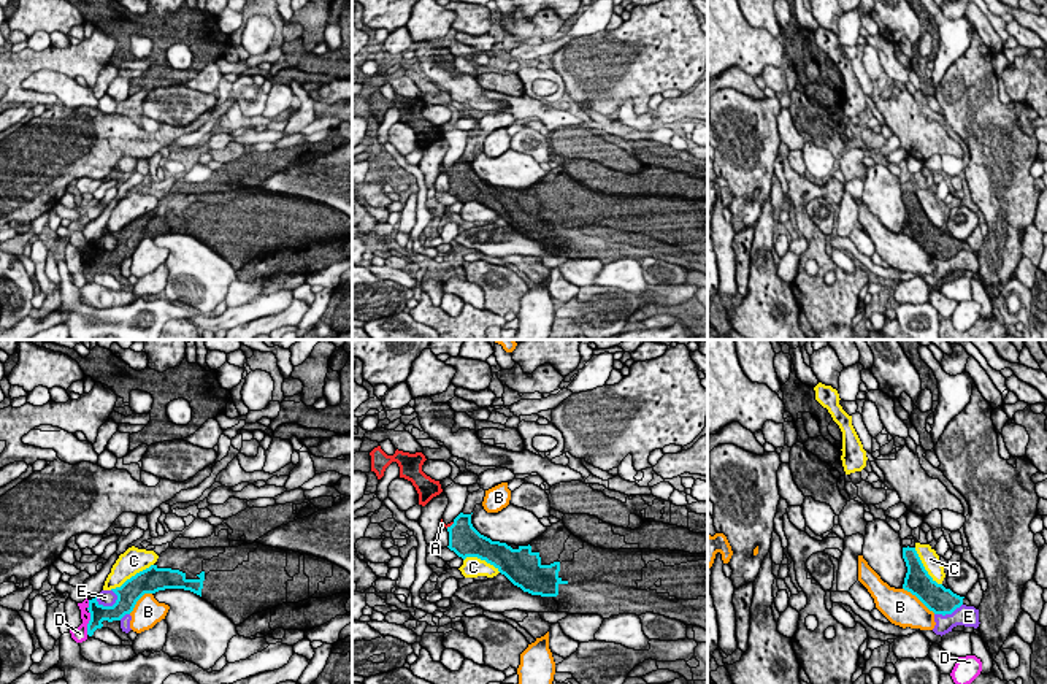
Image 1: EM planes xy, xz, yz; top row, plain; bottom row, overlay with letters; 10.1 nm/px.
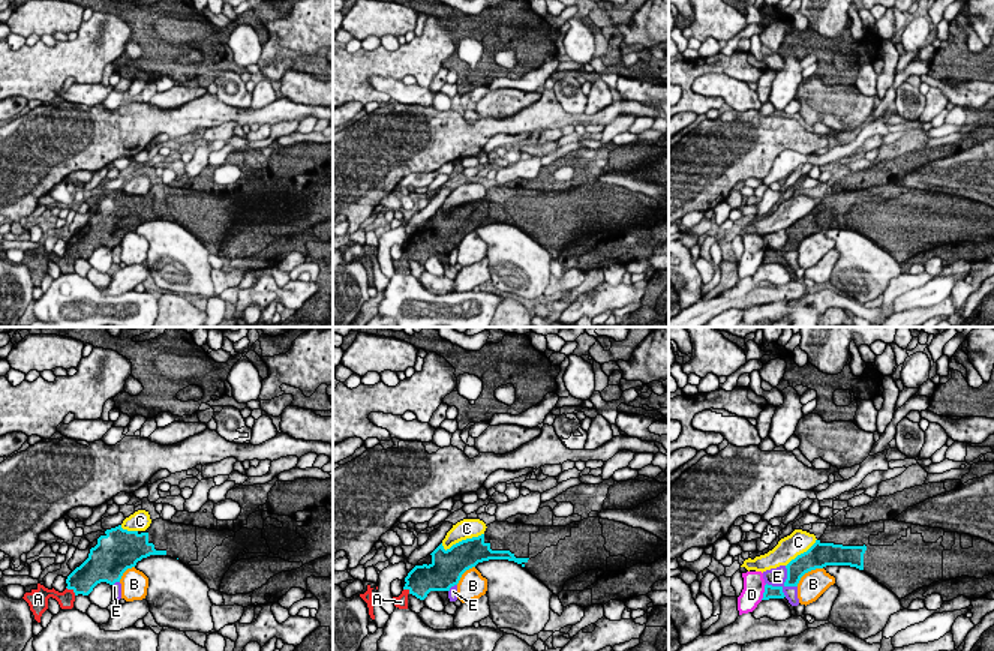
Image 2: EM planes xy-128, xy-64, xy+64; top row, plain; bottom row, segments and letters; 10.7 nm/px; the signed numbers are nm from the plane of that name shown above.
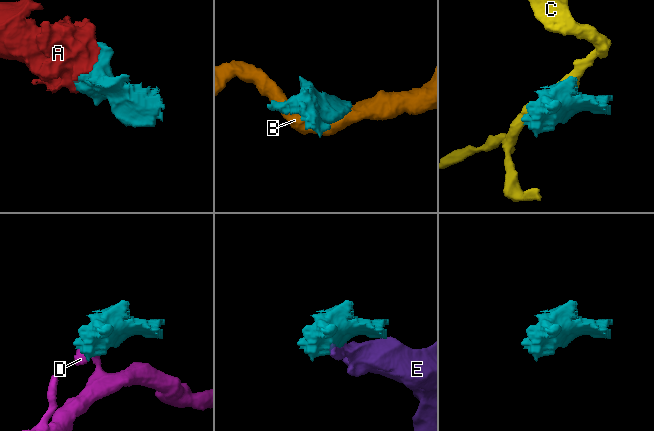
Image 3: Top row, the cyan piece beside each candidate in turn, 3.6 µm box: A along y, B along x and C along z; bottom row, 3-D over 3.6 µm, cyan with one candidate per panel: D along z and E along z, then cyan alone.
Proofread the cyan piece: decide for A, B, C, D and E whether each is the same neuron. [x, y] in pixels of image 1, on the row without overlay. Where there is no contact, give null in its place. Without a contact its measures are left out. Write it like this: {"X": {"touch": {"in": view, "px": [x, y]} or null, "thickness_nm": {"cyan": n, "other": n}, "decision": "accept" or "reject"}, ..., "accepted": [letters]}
{"A": {"touch": {"in": "xz", "px": [451, 170]}, "thickness_nm": {"cyan": 320, "other": 60}, "decision": "accept"}, "B": {"touch": {"in": "yz", "px": [919, 243]}, "thickness_nm": {"cyan": 280, "other": 360}, "decision": "reject"}, "C": {"touch": {"in": "xy", "px": [132, 221]}, "thickness_nm": {"cyan": 260, "other": 260}, "decision": "reject"}, "D": {"touch": {"in": "xy", "px": [91, 262]}, "thickness_nm": {"cyan": 190, "other": 140}, "decision": "reject"}, "E": {"touch": {"in": "xy", "px": [107, 251]}, "thickness_nm": {"cyan": 220, "other": 160}, "decision": "reject"}, "accepted": ["A"]}

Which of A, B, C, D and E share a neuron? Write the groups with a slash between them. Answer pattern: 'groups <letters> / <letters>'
groups A / B / C / D / E

